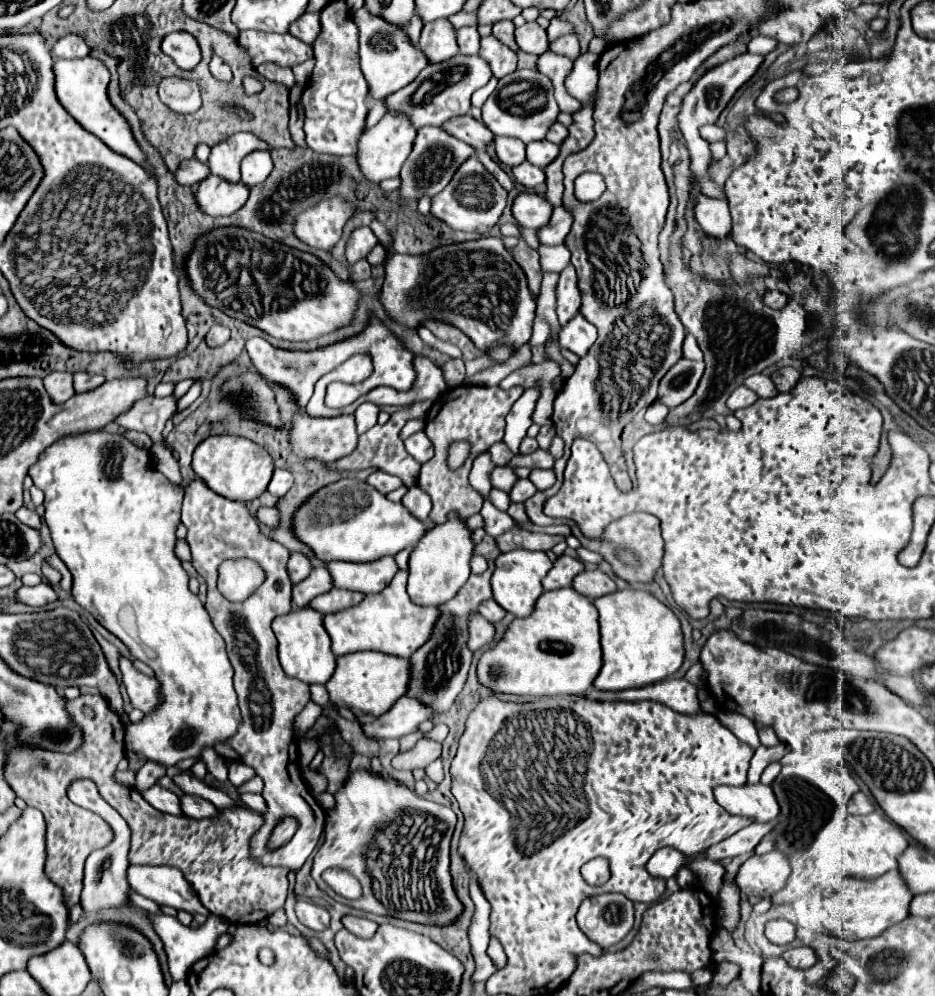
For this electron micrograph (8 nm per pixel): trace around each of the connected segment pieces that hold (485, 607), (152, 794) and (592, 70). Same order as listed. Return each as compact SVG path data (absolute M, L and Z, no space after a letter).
M486 600L486 602L482 602L478 610L480 610L480 614L482 614L488 622L492 622L492 624L494 624L494 622L500 622L500 620L506 616L506 612L504 612L494 600Z
M158 784L152 786L152 788L148 788L146 792L142 792L142 796L144 796L156 810L160 810L160 812L174 814L174 816L180 816L180 814L182 814L180 798L178 798L174 792L166 790L166 788L158 786Z
M586 52L574 60L572 76L566 78L566 90L580 102L596 104L598 96L598 54Z

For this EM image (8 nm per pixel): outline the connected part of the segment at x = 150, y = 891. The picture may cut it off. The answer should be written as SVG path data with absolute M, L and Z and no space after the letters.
M130 864L126 870L126 880L132 890L138 894L164 904L172 906L176 910L186 910L190 914L198 912L208 916L208 910L202 906L202 902L196 898L196 892L180 870L172 866L136 866Z

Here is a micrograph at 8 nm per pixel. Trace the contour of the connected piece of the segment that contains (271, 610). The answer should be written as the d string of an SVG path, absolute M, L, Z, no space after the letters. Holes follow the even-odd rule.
M194 480L186 488L182 522L188 528L186 540L192 550L192 560L194 560L192 564L208 584L208 598L204 606L214 622L214 628L226 640L226 650L234 666L234 690L238 694L238 704L242 712L242 724L238 732L232 738L228 738L224 744L216 744L214 748L220 756L222 752L232 752L234 756L238 754L240 760L252 766L254 772L264 782L262 796L266 800L268 814L264 814L266 824L258 830L256 838L252 838L252 856L260 860L264 866L284 866L290 872L298 872L302 864L306 862L306 858L316 848L324 830L326 816L310 794L308 798L304 798L304 792L298 788L296 782L292 782L290 772L288 772L290 746L294 746L296 742L294 718L310 700L308 684L304 684L298 678L286 676L286 672L282 670L278 662L278 654L276 654L278 642L270 628L276 616L288 614L292 610L292 584L286 570L290 552L282 544L260 534L258 522L248 512L244 502L234 502L234 500L216 496L202 480ZM226 558L252 558L260 562L262 568L266 570L266 582L246 602L238 602L238 604L228 602L216 588L218 566ZM252 638L256 642L254 652L252 652ZM288 816L298 820L298 832L284 846L274 848L274 850L268 848L272 830L276 828L280 820Z

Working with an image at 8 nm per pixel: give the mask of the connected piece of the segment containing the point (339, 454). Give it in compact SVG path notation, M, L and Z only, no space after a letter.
M306 412L296 414L292 430L292 450L298 456L334 462L352 454L356 444L358 432L354 416L308 418Z

